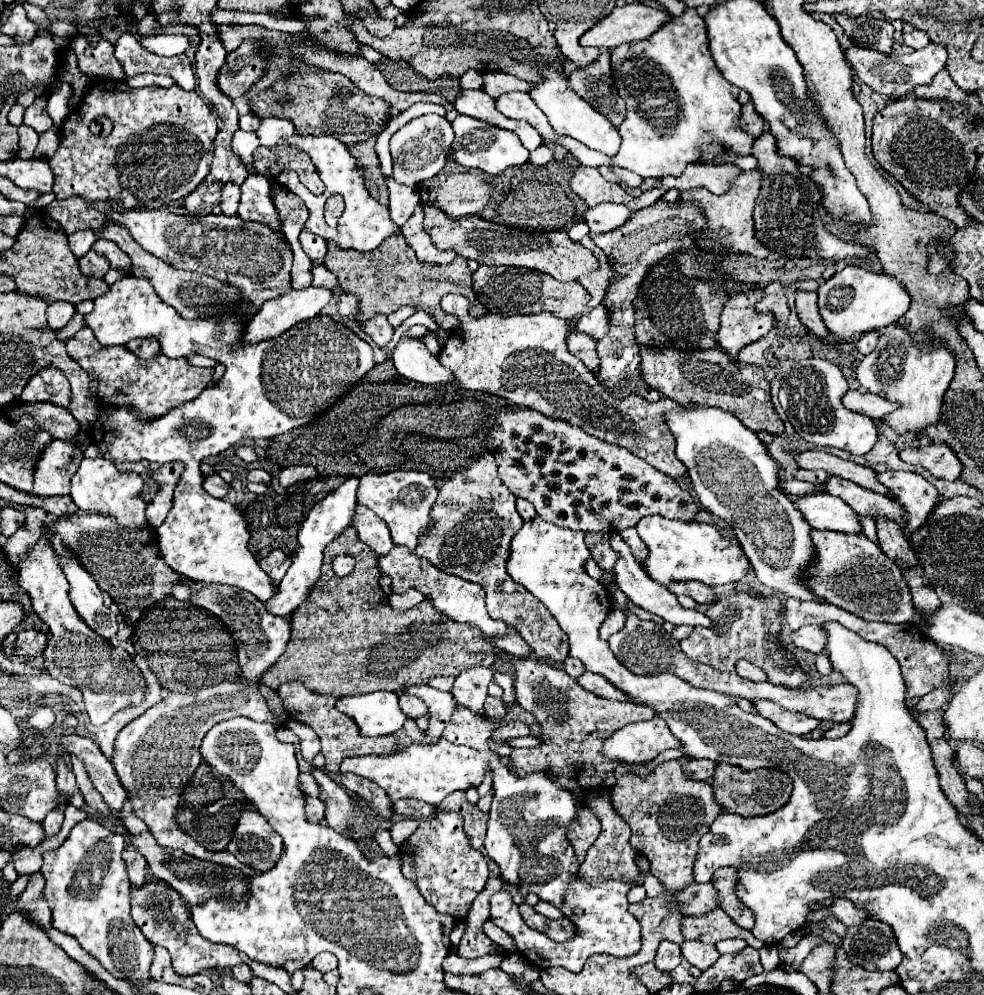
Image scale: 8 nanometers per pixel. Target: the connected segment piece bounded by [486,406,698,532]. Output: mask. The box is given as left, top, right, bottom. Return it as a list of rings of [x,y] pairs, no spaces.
[[[500,408],[494,416],[492,428],[486,432],[486,448],[496,458],[502,484],[516,498],[530,500],[542,520],[560,528],[582,532],[622,532],[630,526],[636,526],[644,516],[652,514],[688,522],[696,520],[698,514],[696,502],[674,482],[674,478],[658,472],[654,466],[640,460],[626,448],[606,444],[566,420],[548,418],[530,408]]]

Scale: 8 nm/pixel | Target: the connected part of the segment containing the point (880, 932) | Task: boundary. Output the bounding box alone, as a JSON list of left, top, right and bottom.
[842,920,902,970]

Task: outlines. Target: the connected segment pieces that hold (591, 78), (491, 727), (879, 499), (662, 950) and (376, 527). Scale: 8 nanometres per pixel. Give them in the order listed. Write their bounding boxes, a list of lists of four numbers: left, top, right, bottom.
[[568,50,626,128],[442,704,498,750],[818,476,904,524],[654,940,682,972],[352,504,392,558]]

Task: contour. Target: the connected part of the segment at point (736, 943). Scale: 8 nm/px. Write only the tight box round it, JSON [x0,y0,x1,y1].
[716,940,748,954]

